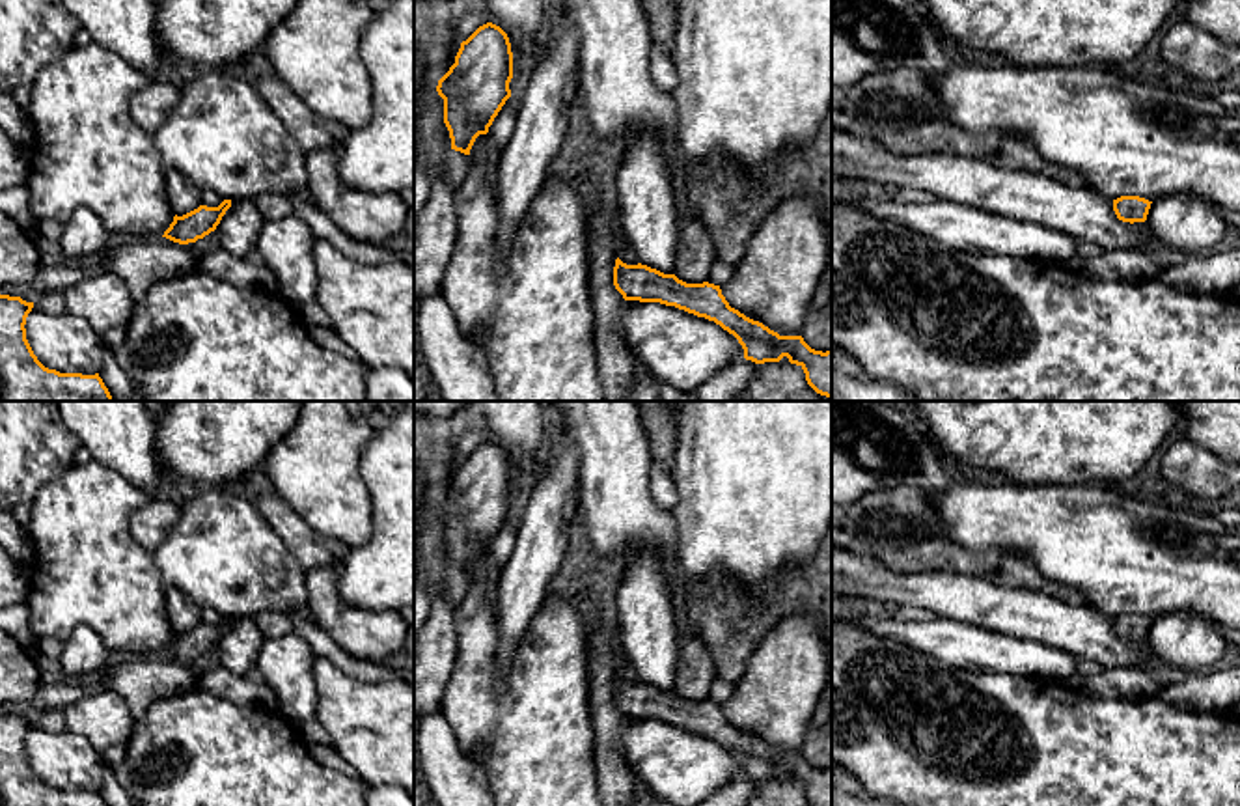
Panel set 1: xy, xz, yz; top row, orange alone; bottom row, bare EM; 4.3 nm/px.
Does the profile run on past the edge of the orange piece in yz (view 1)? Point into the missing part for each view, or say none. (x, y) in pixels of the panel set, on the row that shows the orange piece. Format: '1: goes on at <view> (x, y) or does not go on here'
1: does not go on here

